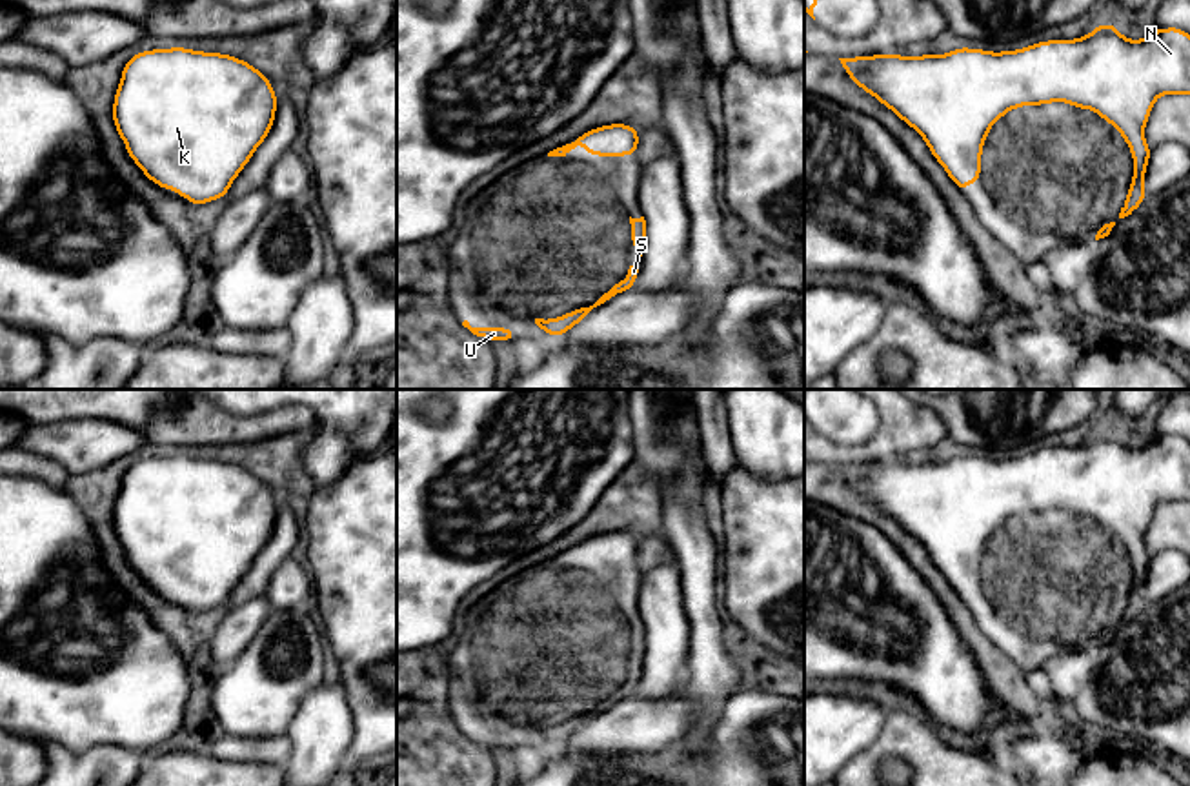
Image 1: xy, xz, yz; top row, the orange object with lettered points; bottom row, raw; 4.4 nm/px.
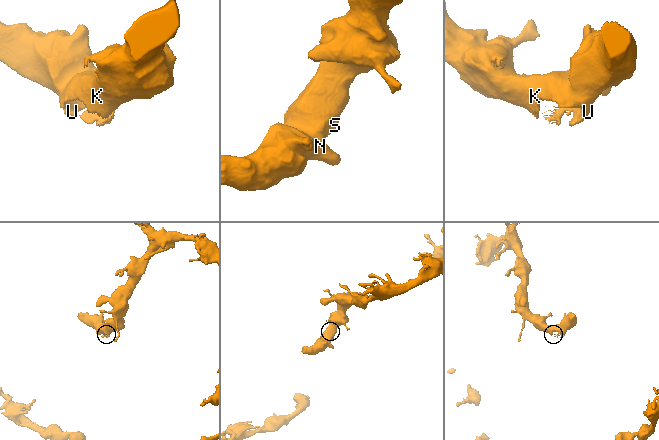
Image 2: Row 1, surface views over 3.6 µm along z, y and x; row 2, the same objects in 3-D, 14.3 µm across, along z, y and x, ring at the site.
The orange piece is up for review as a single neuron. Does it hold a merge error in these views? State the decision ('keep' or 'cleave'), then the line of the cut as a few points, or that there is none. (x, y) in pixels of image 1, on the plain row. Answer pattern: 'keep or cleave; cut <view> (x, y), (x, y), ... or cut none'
keep; cut none

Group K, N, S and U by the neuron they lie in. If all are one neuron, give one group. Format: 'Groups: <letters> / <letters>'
Groups: K N S U

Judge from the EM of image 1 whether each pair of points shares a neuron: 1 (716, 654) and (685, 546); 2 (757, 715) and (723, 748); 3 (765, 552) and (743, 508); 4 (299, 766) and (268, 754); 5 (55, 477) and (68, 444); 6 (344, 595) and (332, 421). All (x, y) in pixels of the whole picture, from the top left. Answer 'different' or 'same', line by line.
1: same
2: same
3: same
4: different
5: different
6: different

